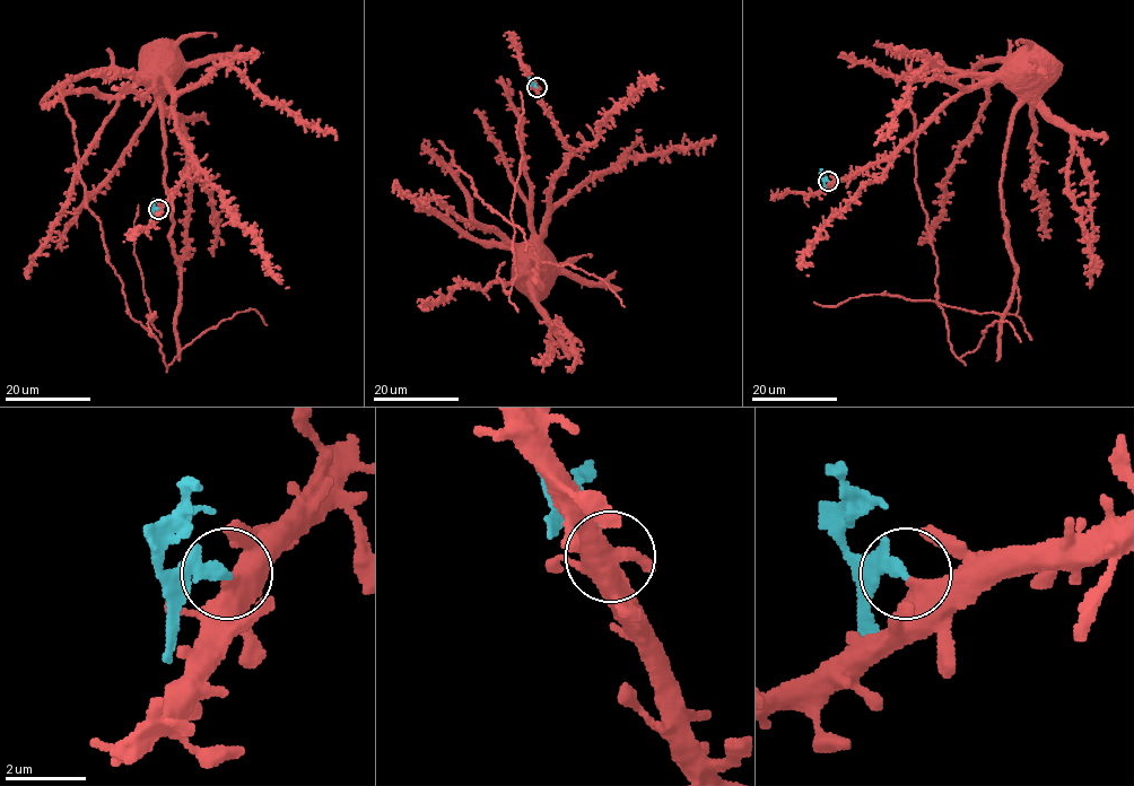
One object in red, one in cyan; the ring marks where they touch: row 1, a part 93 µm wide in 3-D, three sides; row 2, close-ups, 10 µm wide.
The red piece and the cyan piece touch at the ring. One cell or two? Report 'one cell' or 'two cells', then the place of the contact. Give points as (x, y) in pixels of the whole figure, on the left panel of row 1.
two cells; place (158, 209)

